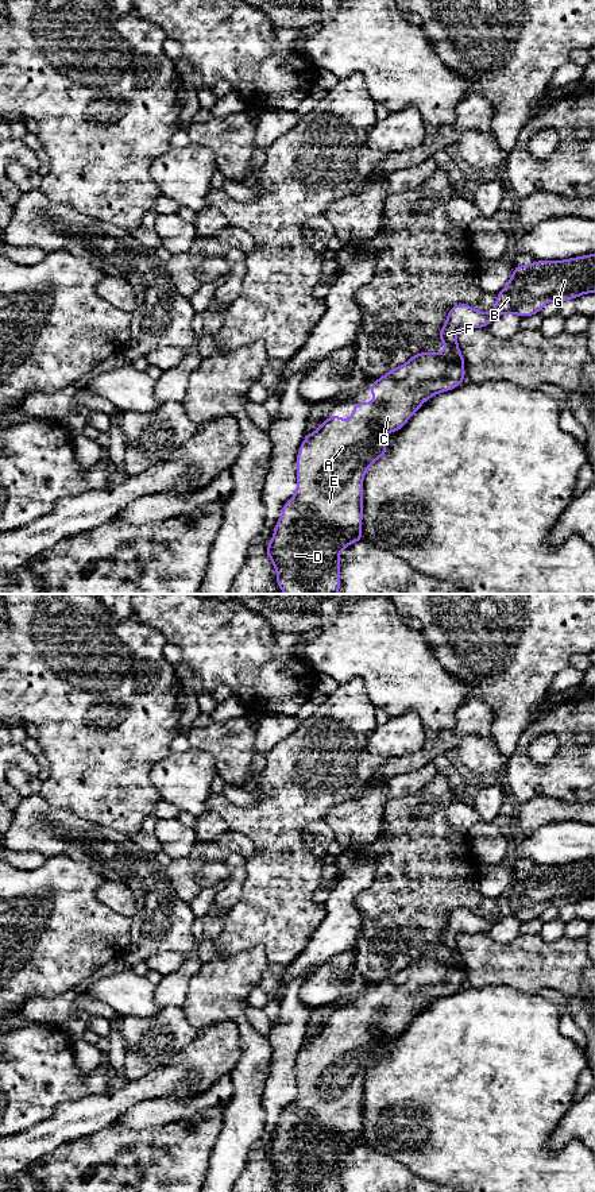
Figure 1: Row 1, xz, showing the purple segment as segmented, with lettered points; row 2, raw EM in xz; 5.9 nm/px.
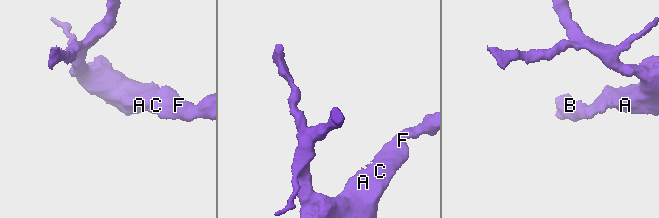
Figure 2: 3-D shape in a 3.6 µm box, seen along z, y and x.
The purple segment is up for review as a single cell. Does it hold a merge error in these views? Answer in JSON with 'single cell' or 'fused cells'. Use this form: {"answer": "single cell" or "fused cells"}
{"answer": "single cell"}

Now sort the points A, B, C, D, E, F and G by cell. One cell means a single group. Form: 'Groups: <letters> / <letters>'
Groups: A B C D E F G

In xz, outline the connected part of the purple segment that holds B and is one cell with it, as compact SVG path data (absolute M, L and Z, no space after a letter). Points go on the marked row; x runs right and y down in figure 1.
M595 254L575 256L564 261L534 261L532 265L515 265L510 281L497 294L492 312L483 313L468 304L455 304L451 306L444 327L438 331L440 343L447 344L447 351L438 354L420 352L390 370L379 379L371 382L370 393L378 404L356 402L351 404L353 414L344 421L340 414L329 417L321 427L306 435L297 452L297 491L283 504L282 517L277 521L271 541L266 545L266 555L277 570L277 585L285 594L339 594L340 589L340 552L363 540L363 479L366 471L374 462L385 456L389 450L382 437L383 432L394 433L402 429L406 421L430 397L449 391L465 381L465 359L457 344L457 331L461 328L486 328L494 317L513 313L519 317L529 317L541 312L548 301L561 304L579 296L595 293Z

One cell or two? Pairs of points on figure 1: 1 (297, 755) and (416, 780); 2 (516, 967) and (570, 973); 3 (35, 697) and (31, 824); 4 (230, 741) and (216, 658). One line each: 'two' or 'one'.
1: two
2: one
3: two
4: two

